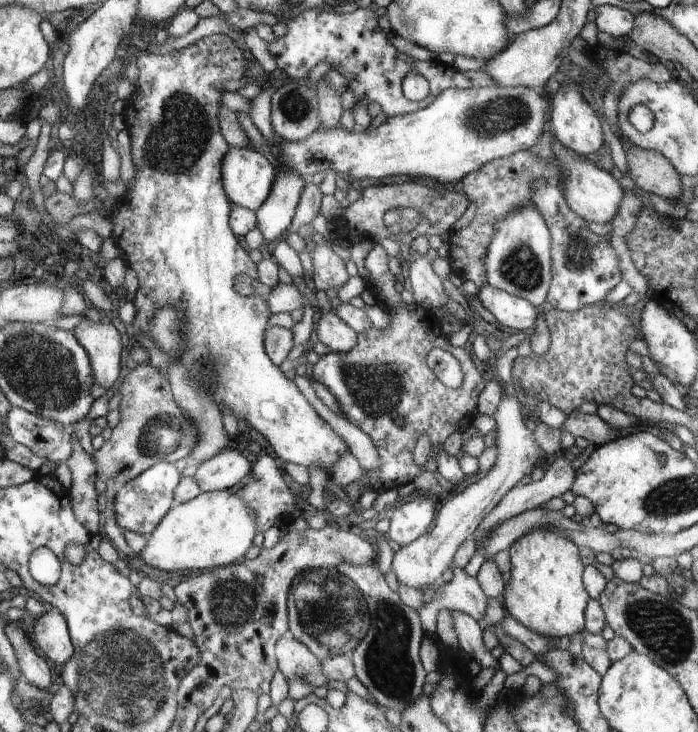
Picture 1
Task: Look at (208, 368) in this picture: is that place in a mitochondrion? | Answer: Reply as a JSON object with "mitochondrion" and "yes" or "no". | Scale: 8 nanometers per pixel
{"mitochondrion":"yes"}

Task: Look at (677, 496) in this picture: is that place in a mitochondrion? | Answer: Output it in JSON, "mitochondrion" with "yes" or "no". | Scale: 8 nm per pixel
{"mitochondrion":"yes"}

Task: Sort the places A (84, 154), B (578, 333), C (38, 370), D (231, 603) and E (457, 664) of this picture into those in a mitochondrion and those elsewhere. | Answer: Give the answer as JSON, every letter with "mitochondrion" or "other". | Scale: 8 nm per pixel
{"A":"other","B":"other","C":"mitochondrion","D":"mitochondrion","E":"other"}

